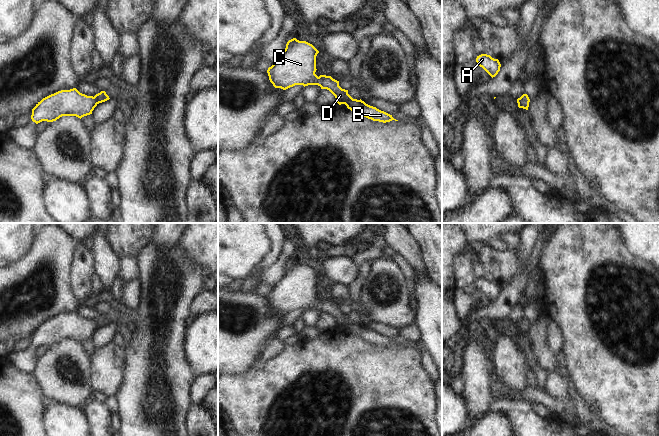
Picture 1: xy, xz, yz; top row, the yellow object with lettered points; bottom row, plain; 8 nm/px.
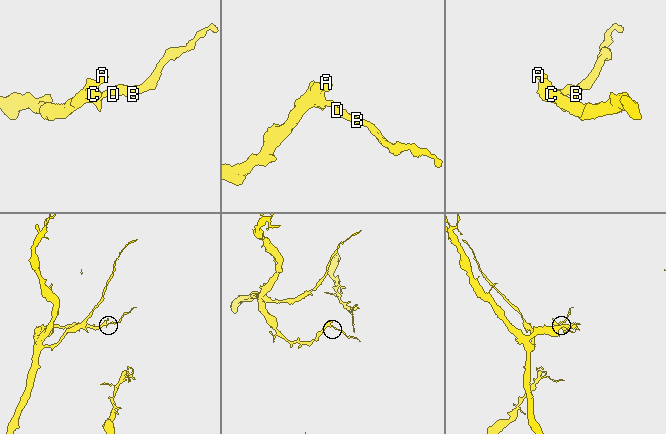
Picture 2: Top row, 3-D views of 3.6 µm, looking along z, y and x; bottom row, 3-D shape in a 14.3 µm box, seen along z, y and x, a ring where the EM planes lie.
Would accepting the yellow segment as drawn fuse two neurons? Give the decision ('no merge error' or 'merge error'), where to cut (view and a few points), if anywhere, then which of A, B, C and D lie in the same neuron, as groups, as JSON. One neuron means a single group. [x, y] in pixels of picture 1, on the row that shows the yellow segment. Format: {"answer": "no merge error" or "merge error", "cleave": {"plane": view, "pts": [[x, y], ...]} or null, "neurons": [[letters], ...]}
{"answer": "no merge error", "cleave": null, "neurons": [["A", "B", "C", "D"]]}

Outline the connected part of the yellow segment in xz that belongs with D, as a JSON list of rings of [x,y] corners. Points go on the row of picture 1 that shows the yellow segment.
[[[296,38],[289,40],[281,56],[267,70],[270,82],[275,88],[281,88],[283,90],[295,85],[303,85],[304,87],[308,85],[318,85],[321,87],[321,89],[329,90],[335,96],[339,105],[345,104],[351,111],[354,111],[368,119],[383,123],[390,122],[392,120],[398,121],[394,119],[392,115],[366,104],[361,99],[353,99],[348,94],[348,90],[342,89],[339,86],[339,81],[333,79],[331,76],[320,75],[318,77],[315,74],[317,70],[316,56],[318,53],[319,51],[312,44],[306,41],[299,41]]]

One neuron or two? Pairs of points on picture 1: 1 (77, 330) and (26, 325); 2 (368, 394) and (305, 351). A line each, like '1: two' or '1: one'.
1: two
2: one

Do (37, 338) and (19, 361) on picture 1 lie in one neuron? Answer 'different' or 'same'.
same

